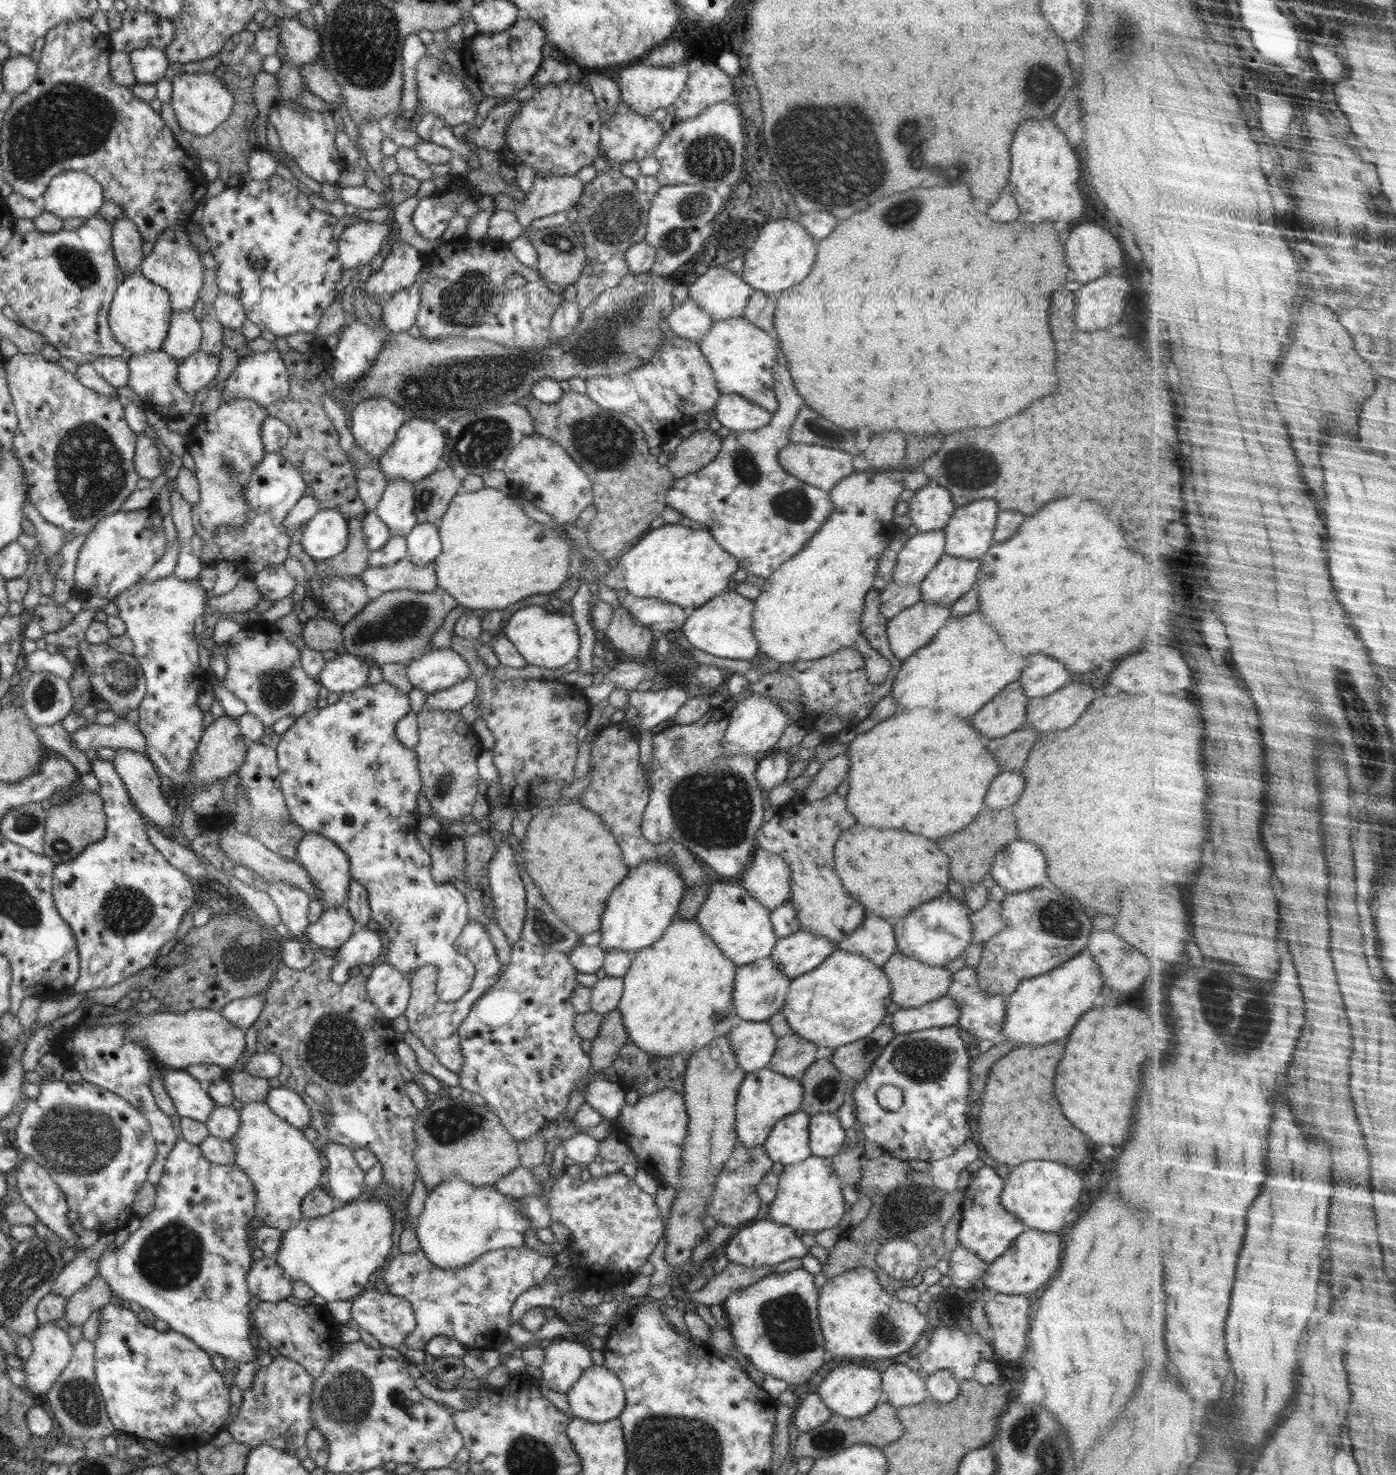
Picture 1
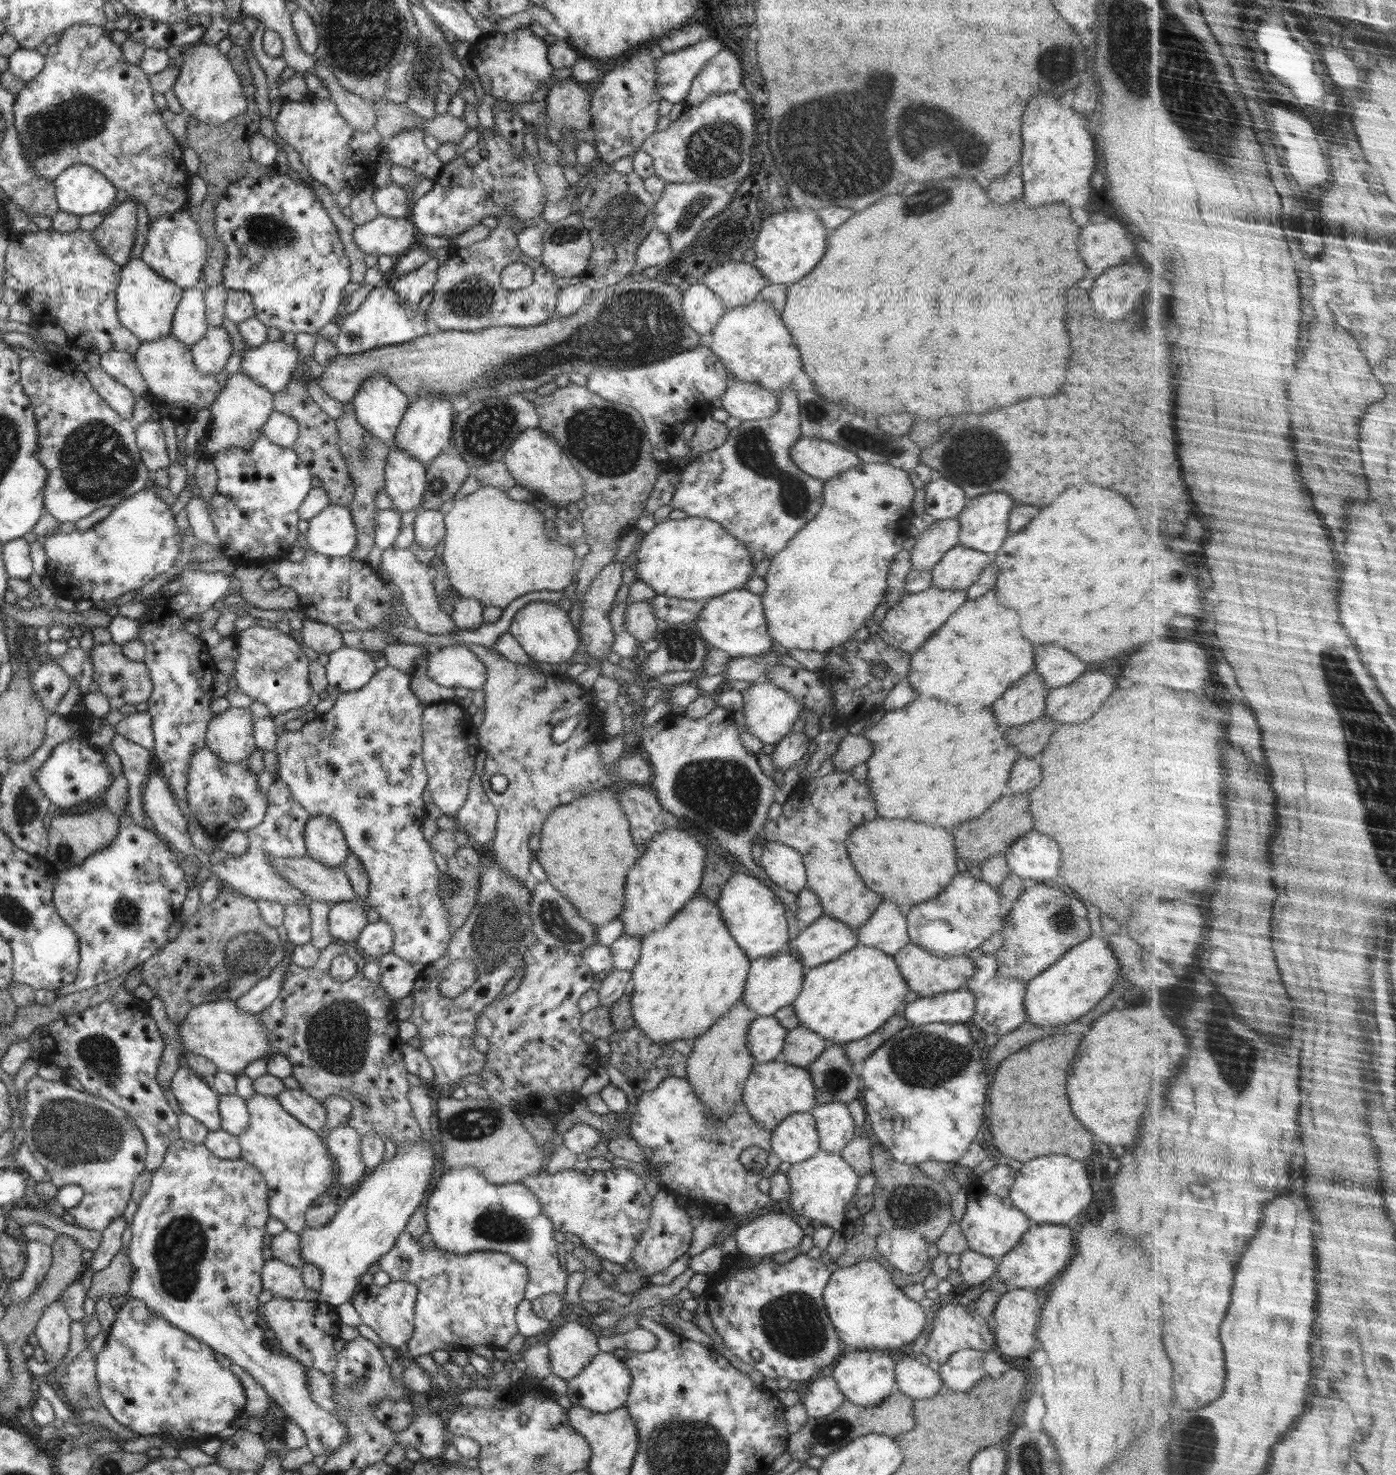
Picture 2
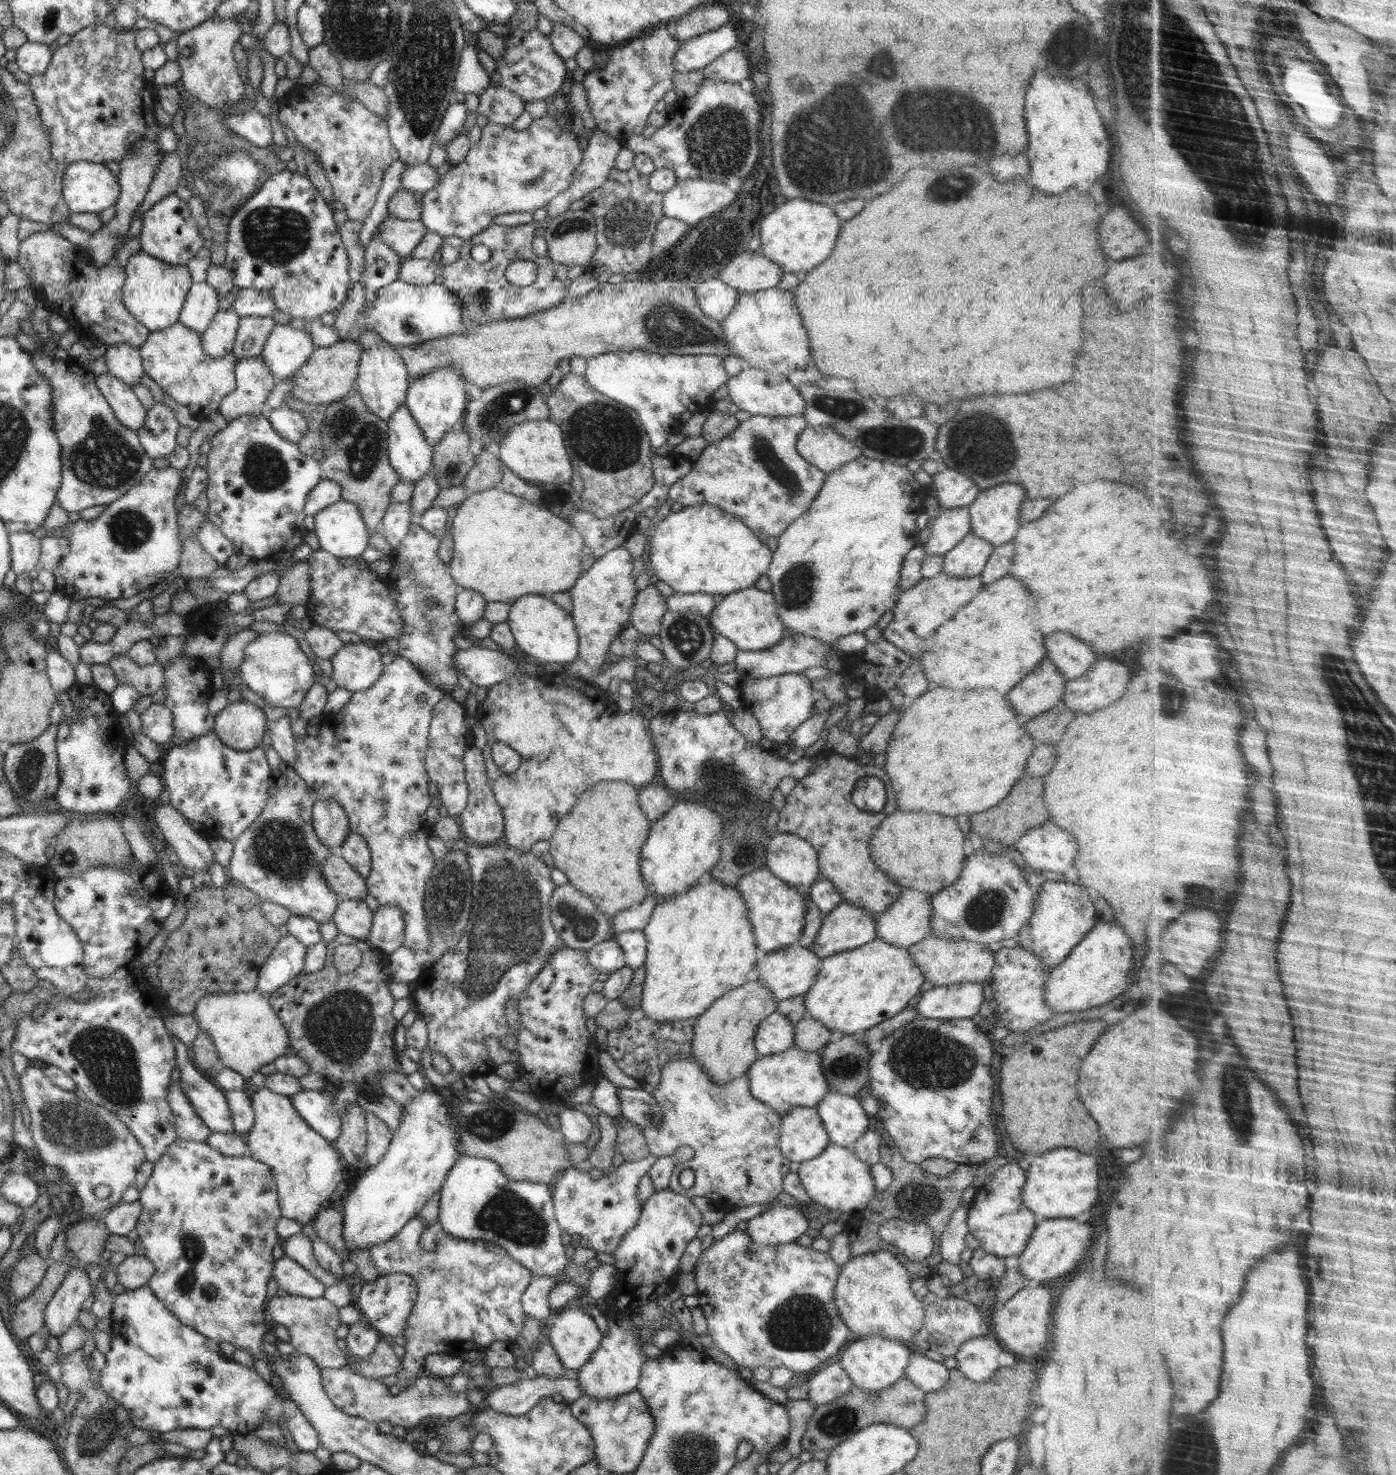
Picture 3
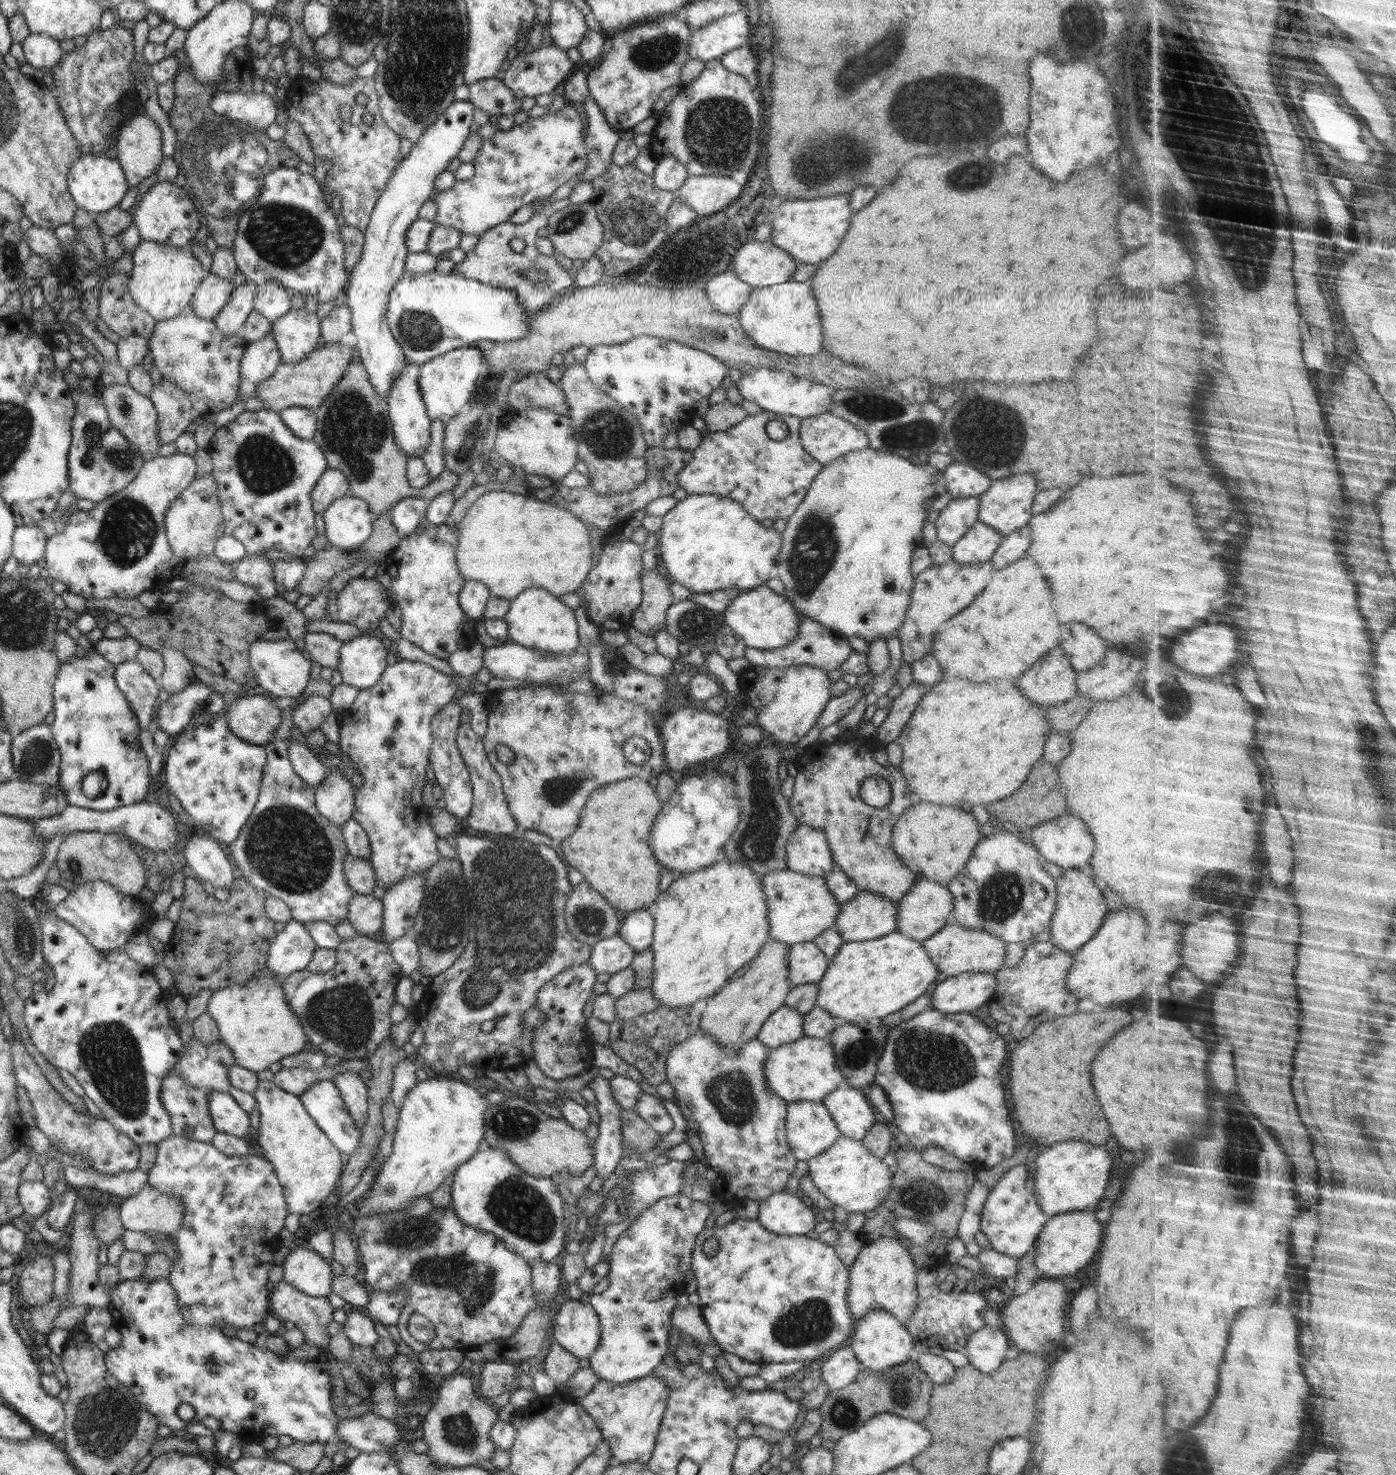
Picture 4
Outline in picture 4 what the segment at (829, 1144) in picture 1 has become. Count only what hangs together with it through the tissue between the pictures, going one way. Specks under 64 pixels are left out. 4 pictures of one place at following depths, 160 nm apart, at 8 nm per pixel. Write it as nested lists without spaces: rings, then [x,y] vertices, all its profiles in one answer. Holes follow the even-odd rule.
[[[847,1085],[827,1094],[821,1103],[832,1115],[842,1136],[862,1140],[876,1121],[876,1111],[870,1103],[866,1090]]]

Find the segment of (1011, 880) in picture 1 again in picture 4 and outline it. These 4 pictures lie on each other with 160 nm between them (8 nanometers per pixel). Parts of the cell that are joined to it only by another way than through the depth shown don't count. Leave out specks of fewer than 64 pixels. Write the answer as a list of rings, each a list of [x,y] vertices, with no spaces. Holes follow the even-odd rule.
[[[1069,812],[1057,817],[1056,819],[1041,823],[1036,827],[1032,827],[1028,831],[1034,847],[1038,849],[1038,853],[1042,855],[1044,861],[1057,864],[1063,870],[1078,869],[1084,873],[1090,874],[1092,867],[1089,861],[1096,850],[1094,838],[1090,836],[1086,825],[1080,822],[1080,817],[1076,817]]]

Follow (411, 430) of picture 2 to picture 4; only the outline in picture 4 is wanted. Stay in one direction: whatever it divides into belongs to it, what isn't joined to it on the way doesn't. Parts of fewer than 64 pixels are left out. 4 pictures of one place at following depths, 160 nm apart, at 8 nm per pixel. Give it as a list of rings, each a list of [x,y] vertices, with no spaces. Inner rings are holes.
[[[472,344],[468,347],[450,350],[420,366],[420,391],[422,391],[422,400],[431,421],[446,422],[467,408],[468,400],[472,398],[472,393],[477,391],[484,378],[480,370],[487,366],[485,361],[478,347]]]

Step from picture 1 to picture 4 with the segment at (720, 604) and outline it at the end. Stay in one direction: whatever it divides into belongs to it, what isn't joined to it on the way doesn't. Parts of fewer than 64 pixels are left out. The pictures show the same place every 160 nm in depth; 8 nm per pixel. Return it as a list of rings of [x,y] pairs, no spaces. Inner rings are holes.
[[[765,585],[743,590],[721,614],[721,623],[728,625],[746,647],[764,650],[790,645],[797,637],[800,620],[792,603]]]

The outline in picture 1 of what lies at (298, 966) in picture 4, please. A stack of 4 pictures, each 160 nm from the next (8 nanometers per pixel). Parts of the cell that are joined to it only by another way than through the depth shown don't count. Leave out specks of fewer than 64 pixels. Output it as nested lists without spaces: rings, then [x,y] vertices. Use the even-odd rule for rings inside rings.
[[[259,992],[254,996],[247,996],[246,998],[237,998],[229,1002],[222,1010],[221,1015],[227,1018],[234,1026],[242,1029],[247,1029],[249,1026],[255,1024],[255,1020],[261,1013],[265,1001],[265,992]]]

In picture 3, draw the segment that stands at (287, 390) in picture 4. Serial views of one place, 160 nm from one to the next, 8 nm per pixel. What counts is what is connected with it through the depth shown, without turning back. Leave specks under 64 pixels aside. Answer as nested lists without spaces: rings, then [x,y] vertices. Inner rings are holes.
[[[340,340],[333,346],[316,347],[302,369],[290,377],[293,388],[288,396],[292,395],[302,402],[326,406],[350,395],[356,388],[361,355],[362,346],[356,341]]]

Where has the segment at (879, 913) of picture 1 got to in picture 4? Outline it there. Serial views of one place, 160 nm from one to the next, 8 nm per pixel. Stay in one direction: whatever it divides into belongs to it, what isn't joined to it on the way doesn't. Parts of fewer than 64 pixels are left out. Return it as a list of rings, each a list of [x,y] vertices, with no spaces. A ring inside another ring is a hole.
[[[915,802],[892,828],[892,851],[918,878],[935,880],[947,885],[972,856],[984,838],[976,816],[958,806]]]

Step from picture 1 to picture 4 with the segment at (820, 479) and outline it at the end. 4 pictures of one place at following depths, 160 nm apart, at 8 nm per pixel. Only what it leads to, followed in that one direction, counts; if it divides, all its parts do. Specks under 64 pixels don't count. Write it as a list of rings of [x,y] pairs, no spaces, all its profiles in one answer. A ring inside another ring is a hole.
[[[830,412],[802,419],[799,433],[804,451],[821,466],[870,444],[863,430]]]

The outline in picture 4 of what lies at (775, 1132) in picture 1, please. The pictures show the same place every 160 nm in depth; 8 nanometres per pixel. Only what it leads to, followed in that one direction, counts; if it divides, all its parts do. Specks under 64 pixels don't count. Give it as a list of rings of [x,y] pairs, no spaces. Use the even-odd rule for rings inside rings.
[[[800,1100],[787,1105],[787,1143],[797,1160],[809,1161],[819,1156],[841,1135],[832,1115],[821,1102]]]

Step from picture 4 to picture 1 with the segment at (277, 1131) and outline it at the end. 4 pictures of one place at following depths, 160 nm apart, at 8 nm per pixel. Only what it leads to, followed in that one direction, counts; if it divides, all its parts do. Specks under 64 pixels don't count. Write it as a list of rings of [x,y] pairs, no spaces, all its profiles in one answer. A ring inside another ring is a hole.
[[[265,1101],[244,1103],[239,1115],[240,1128],[230,1141],[235,1152],[234,1163],[248,1175],[255,1188],[255,1217],[262,1220],[266,1226],[278,1230],[291,1229],[303,1217],[301,1204],[304,1196],[320,1184],[324,1170],[321,1151],[315,1147],[314,1142],[304,1137],[302,1129],[280,1118]]]

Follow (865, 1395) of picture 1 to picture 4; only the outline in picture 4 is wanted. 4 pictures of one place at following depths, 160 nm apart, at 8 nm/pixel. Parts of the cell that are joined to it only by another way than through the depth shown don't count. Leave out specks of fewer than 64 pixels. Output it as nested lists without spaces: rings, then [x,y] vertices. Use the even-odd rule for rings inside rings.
[[[881,1308],[871,1310],[864,1318],[854,1321],[853,1335],[848,1343],[863,1368],[871,1372],[879,1372],[879,1370],[904,1364],[915,1355],[915,1341],[912,1333],[906,1329],[905,1324]]]

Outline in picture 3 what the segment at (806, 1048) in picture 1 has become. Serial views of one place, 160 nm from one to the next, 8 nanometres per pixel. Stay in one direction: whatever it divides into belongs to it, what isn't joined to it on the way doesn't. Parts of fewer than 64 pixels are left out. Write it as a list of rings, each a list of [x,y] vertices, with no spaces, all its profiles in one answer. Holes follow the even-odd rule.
[[[810,1016],[795,1022],[794,1046],[816,1052],[821,1050],[832,1038],[832,1030],[826,1028],[819,1020],[814,1020]]]

